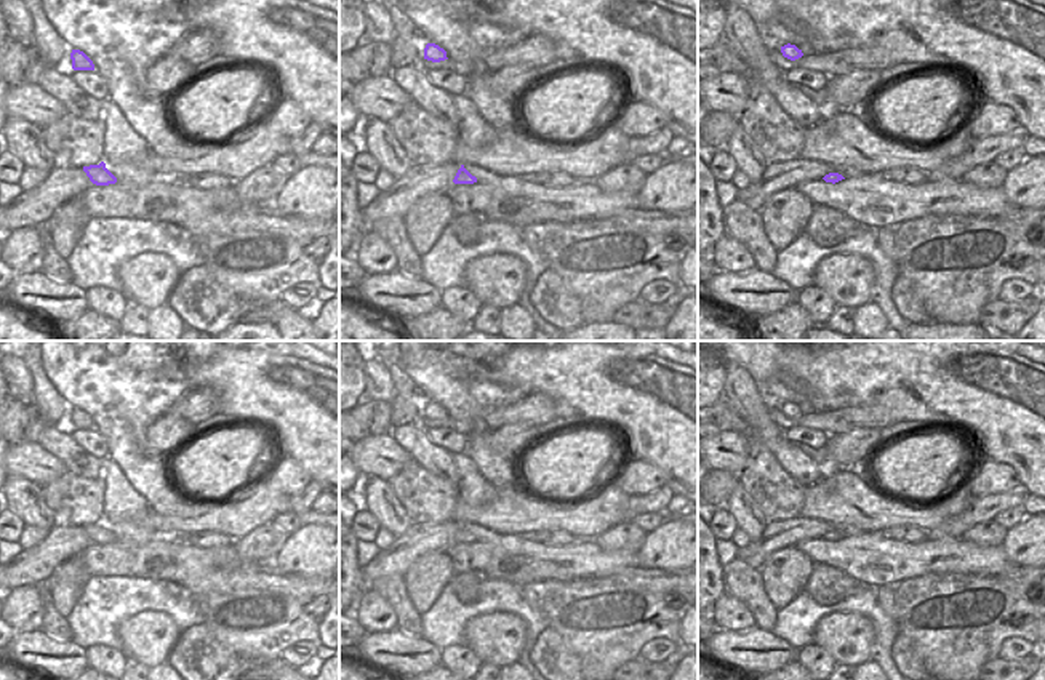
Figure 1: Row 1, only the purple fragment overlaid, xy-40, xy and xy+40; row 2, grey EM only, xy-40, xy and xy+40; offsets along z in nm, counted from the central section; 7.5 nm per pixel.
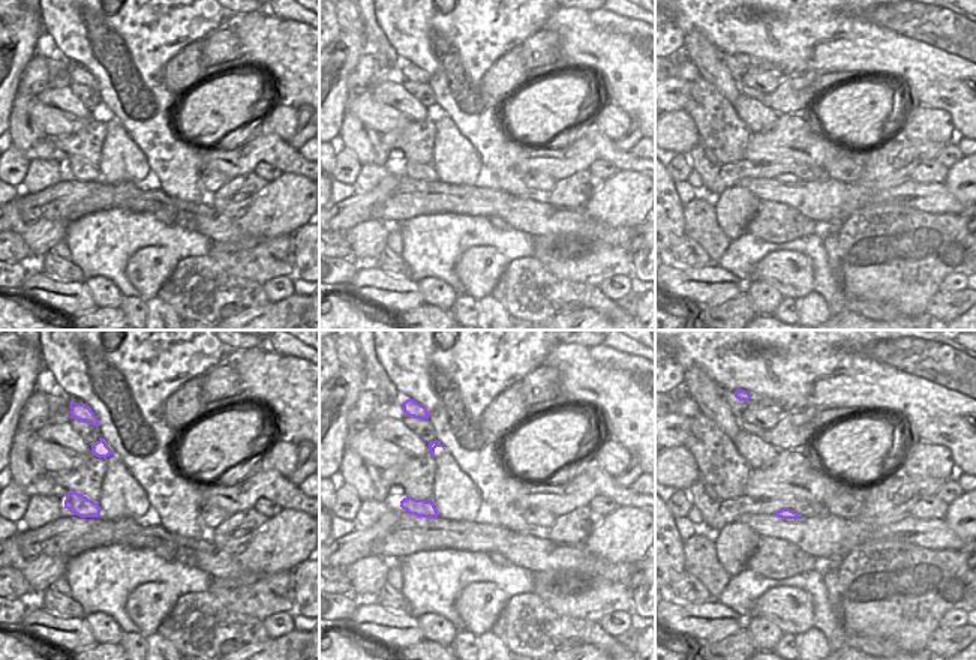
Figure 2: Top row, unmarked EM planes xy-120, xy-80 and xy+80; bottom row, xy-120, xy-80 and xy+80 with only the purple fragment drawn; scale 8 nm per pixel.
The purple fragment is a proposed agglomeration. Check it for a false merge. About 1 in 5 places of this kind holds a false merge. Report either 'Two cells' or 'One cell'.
One cell

